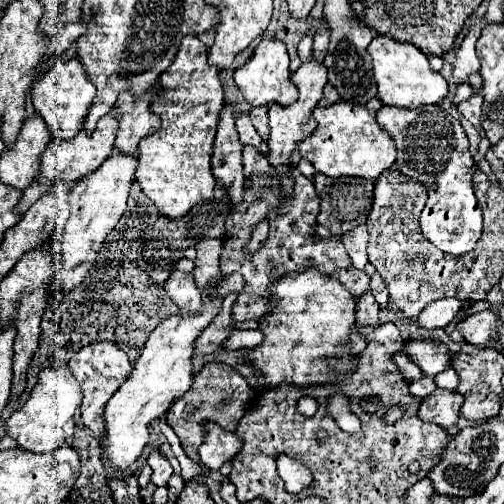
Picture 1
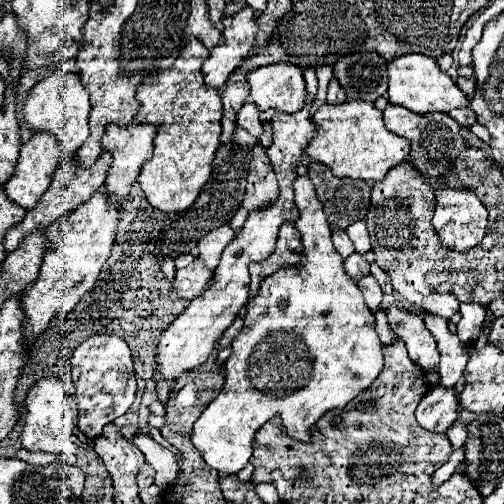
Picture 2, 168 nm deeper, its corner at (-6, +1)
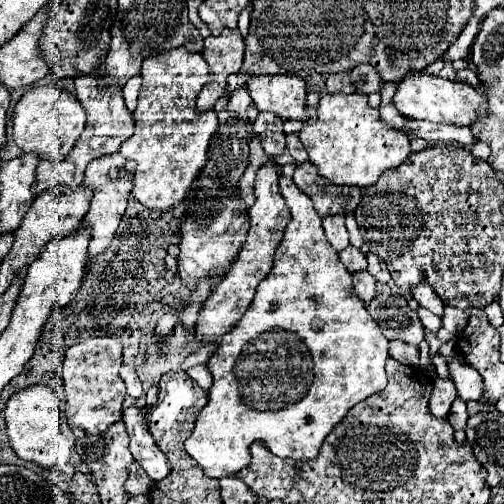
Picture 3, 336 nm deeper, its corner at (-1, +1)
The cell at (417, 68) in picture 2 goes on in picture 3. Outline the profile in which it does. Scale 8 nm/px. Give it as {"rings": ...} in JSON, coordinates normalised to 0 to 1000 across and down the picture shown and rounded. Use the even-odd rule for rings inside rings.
{"rings":[[[821,143],[821,147],[806,147],[806,155],[798,163],[790,163],[782,210],[806,234],[905,246],[905,250],[937,250],[948,238],[948,230],[968,218],[968,194],[952,179],[944,179],[921,163],[893,163],[873,151]]]}

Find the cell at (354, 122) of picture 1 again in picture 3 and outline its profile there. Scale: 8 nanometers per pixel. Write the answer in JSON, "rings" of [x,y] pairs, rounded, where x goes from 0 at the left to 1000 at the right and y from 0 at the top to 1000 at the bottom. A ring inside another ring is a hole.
{"rings":[[[647,187],[631,210],[631,242],[607,246],[591,262],[615,321],[655,365],[738,369],[774,333],[790,333],[813,310],[806,262],[754,242],[750,218],[730,210],[722,187]]]}

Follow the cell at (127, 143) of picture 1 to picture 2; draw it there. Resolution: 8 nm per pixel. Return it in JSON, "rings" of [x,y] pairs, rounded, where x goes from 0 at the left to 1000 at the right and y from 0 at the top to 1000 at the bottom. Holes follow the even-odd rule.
{"rings":[[[264,238],[260,246],[248,246],[248,250],[216,246],[216,250],[208,254],[200,290],[204,290],[204,298],[220,298],[220,302],[224,302],[224,321],[220,321],[216,341],[212,341],[208,377],[212,377],[212,385],[232,389],[232,401],[236,401],[236,405],[248,397],[248,389],[256,385],[260,365],[272,357],[276,333],[284,329],[284,321],[288,321],[292,313],[300,313],[308,262],[312,262],[312,258],[308,258],[304,246],[292,246],[292,242],[288,242],[288,246],[272,246],[268,238]]]}

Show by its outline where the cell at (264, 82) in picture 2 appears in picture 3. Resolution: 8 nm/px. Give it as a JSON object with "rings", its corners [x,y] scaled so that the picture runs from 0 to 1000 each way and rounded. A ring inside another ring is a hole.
{"rings":[[[504,151],[492,159],[492,183],[512,210],[512,218],[532,218],[556,230],[560,238],[607,238],[607,167],[591,151]]]}

